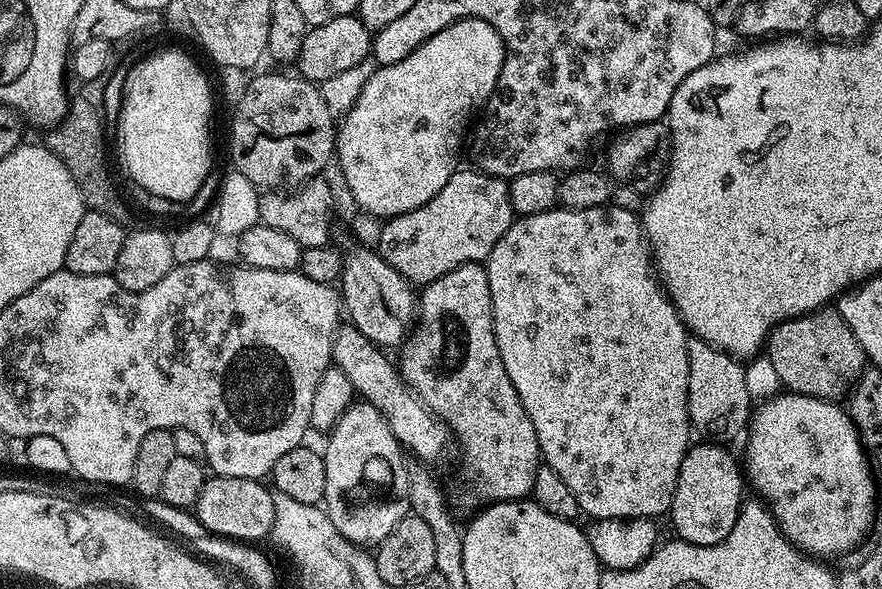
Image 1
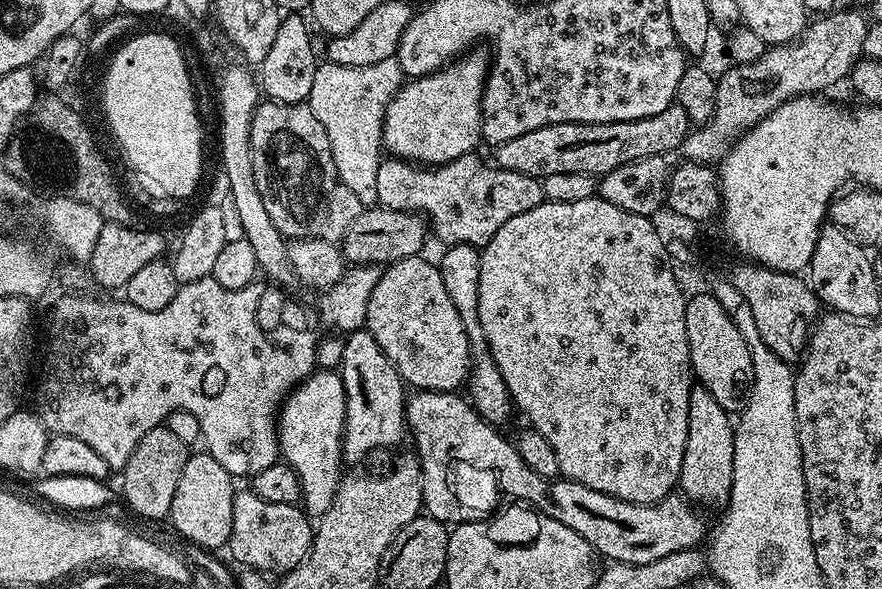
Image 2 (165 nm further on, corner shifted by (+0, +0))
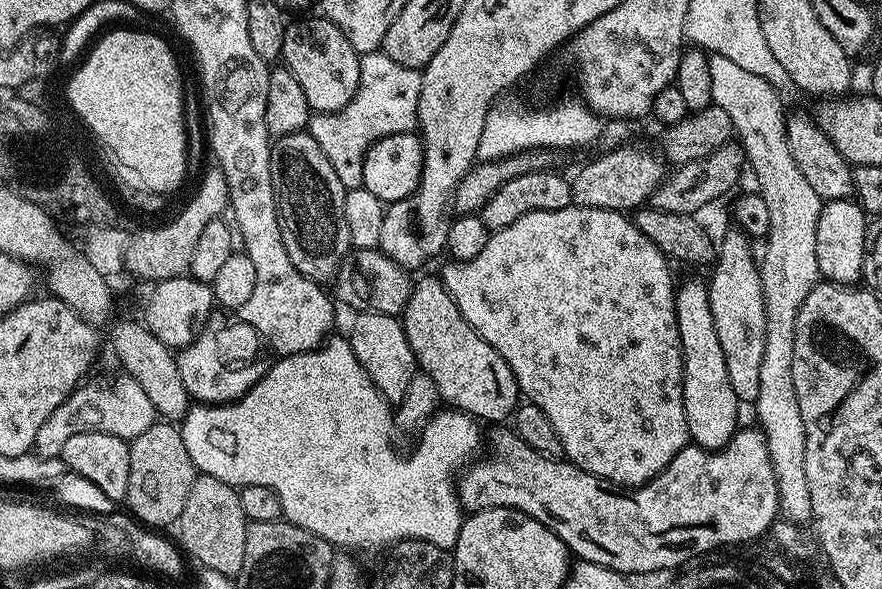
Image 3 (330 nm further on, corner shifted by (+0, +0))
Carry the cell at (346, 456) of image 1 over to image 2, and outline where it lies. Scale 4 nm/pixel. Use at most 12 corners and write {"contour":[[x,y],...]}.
{"contour":[[366,330],[344,340],[342,456],[406,436],[406,385]]}

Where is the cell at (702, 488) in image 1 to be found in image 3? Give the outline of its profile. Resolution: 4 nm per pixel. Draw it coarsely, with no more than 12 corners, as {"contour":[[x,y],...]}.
{"contour":[[707,283],[677,287],[689,441],[725,448],[742,404]]}

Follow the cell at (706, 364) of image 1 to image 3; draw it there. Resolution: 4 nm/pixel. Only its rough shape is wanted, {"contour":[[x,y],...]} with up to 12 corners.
{"contour":[[735,226],[706,280],[737,400],[755,402],[766,338],[762,278]]}

